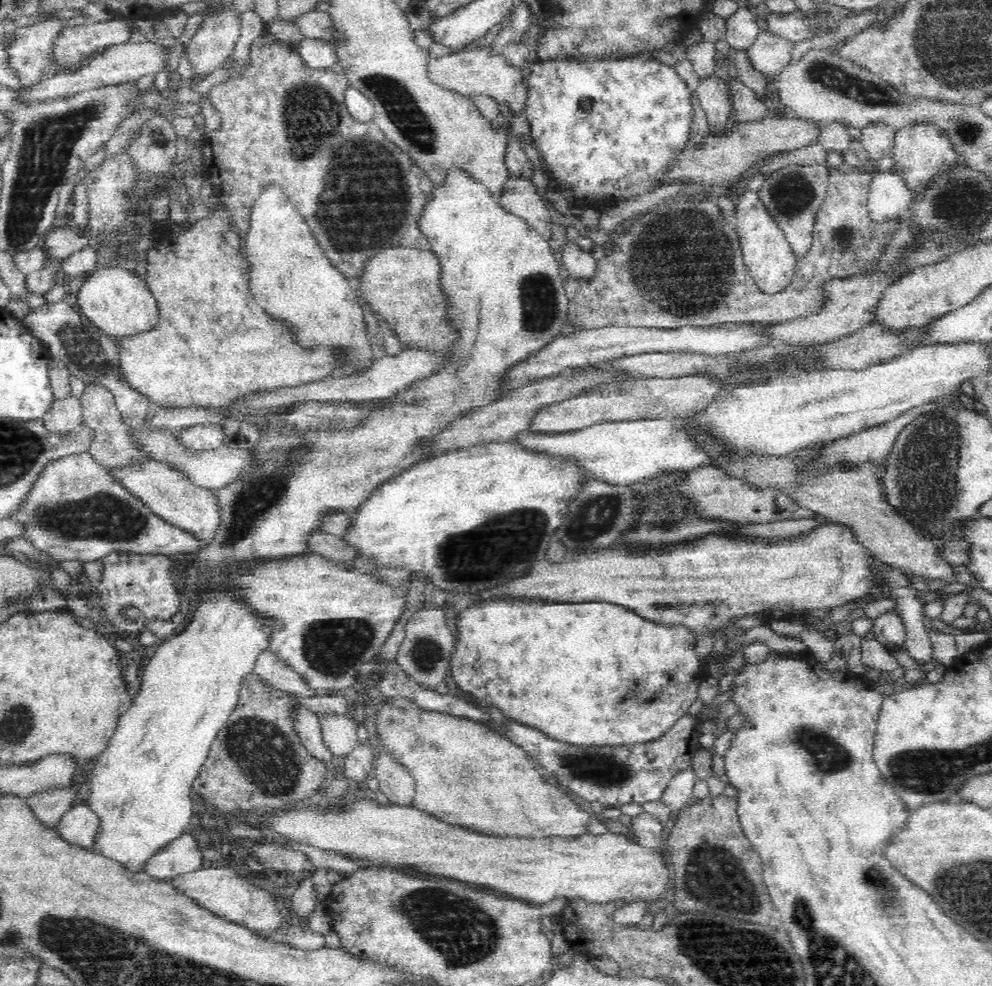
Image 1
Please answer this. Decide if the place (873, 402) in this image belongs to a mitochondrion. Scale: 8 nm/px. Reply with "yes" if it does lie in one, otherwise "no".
no

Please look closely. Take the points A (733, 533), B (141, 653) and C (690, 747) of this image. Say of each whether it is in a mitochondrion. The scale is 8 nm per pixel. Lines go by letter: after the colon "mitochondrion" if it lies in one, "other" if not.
A: other
B: mitochondrion
C: other

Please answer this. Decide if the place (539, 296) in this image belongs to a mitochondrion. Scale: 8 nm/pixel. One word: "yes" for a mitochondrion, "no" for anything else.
yes

